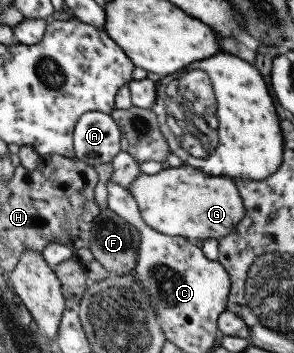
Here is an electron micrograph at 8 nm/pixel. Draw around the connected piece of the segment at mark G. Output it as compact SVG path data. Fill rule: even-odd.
M190 165L167 167L153 175L140 173L128 187L142 221L158 233L199 239L218 240L230 235L244 217L244 207L231 178L214 177Z

